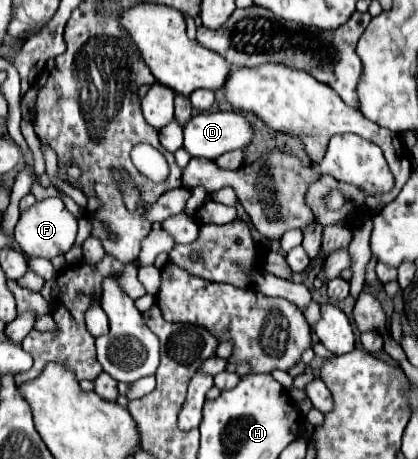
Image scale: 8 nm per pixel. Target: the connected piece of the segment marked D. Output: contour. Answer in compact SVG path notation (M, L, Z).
M228 110L228 112L200 112L184 128L184 148L192 156L208 158L208 160L216 160L224 152L248 146L252 142L252 138L254 138L254 126L240 112L234 112L234 110Z

